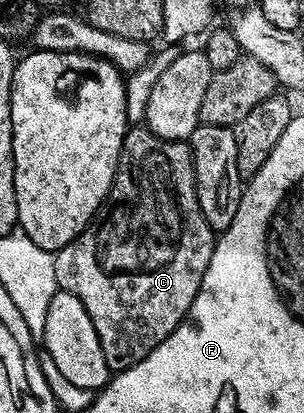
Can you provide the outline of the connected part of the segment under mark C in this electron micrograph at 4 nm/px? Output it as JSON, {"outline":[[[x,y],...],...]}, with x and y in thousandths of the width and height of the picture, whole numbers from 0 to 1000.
{"outline":[[[438,300],[411,320],[411,337],[398,351],[391,387],[385,390],[385,414],[359,458],[352,496],[316,542],[283,547],[260,574],[234,581],[204,605],[178,613],[181,678],[191,688],[207,688],[211,700],[234,705],[247,717],[260,717],[273,746],[286,746],[286,765],[299,765],[299,775],[313,785],[313,804],[326,814],[326,833],[345,845],[349,867],[362,872],[382,872],[382,867],[447,872],[487,862],[526,828],[549,823],[549,814],[563,814],[563,804],[576,804],[576,794],[592,780],[618,770],[628,736],[661,702],[661,680],[681,659],[681,639],[694,639],[704,593],[707,559],[681,542],[681,533],[655,504],[635,370],[622,366],[618,341],[566,344],[563,339],[536,339],[523,329],[510,329],[510,320],[497,320],[487,305]]]}

